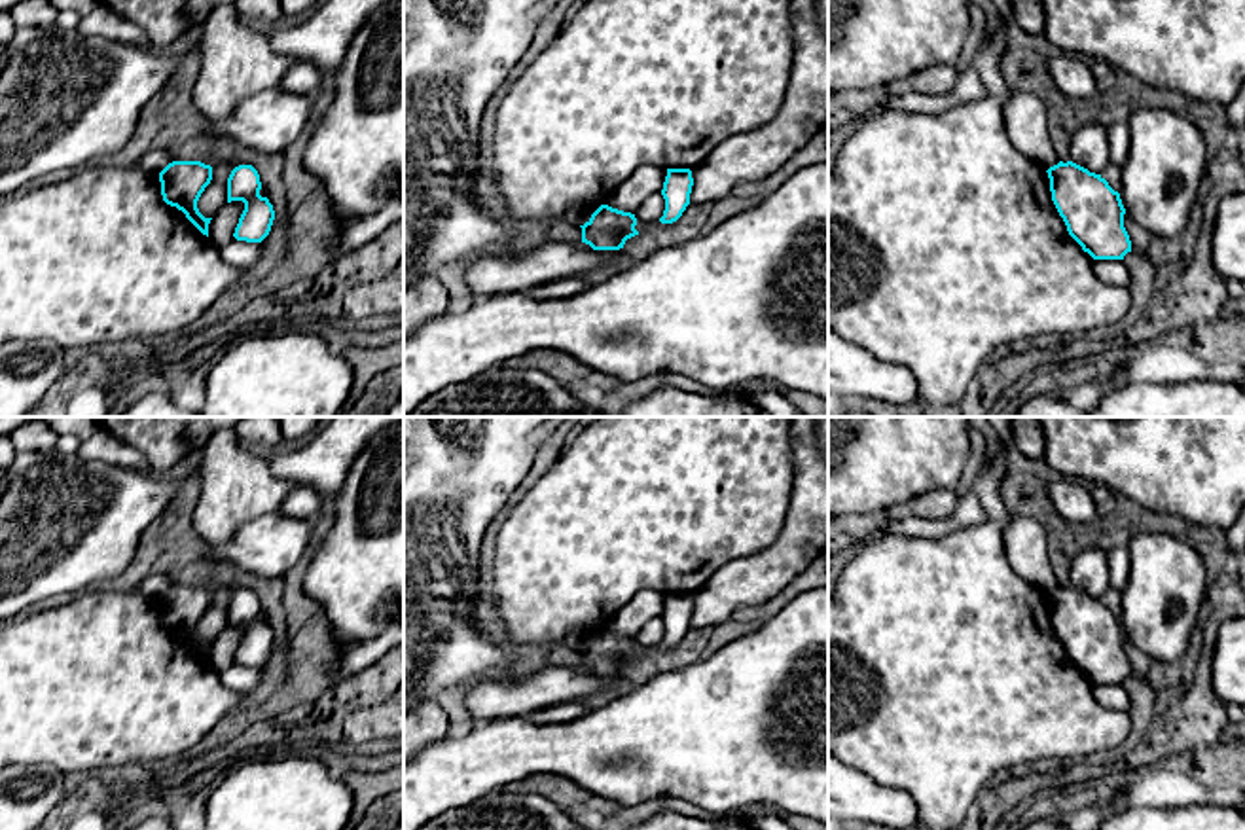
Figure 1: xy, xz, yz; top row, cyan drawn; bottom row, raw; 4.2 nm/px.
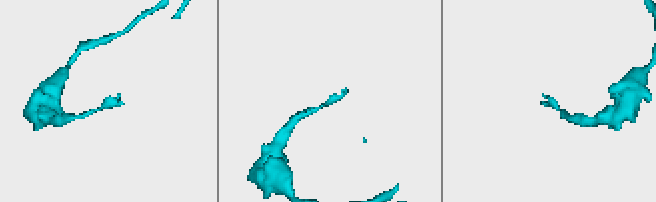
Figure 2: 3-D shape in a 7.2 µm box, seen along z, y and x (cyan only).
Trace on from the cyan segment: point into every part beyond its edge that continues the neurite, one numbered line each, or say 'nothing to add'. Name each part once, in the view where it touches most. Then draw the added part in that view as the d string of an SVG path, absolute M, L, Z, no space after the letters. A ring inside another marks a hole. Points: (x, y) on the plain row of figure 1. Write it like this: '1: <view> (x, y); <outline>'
nothing to add

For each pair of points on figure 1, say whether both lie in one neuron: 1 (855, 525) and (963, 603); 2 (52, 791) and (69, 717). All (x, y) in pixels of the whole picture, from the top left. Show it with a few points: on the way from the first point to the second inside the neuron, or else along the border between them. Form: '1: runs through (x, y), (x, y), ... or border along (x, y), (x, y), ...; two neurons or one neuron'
1: border along (884, 533), (861, 546); two neurons
2: border along (19, 762), (46, 762), (63, 774); two neurons

